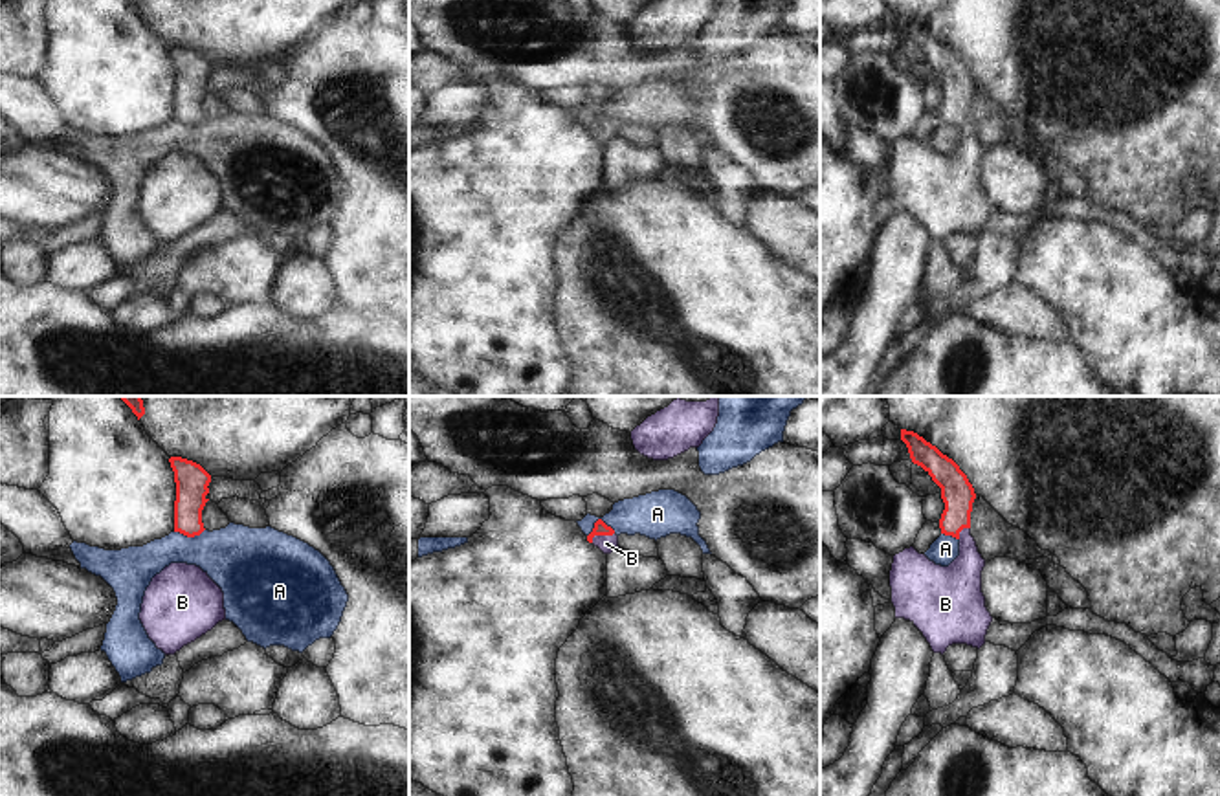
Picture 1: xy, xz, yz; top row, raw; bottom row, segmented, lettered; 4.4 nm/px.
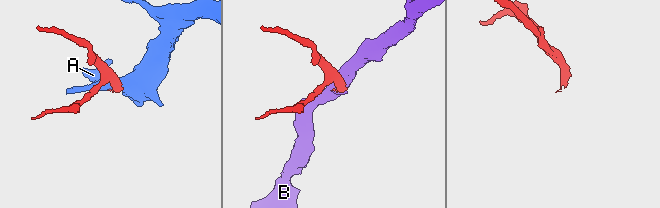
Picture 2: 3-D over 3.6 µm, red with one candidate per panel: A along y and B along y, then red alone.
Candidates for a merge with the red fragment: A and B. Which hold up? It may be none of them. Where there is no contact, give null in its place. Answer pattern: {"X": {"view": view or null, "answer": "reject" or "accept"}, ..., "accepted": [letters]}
{"A": {"view": "xz", "answer": "reject"}, "B": {"view": "xz", "answer": "accept"}, "accepted": ["B"]}

